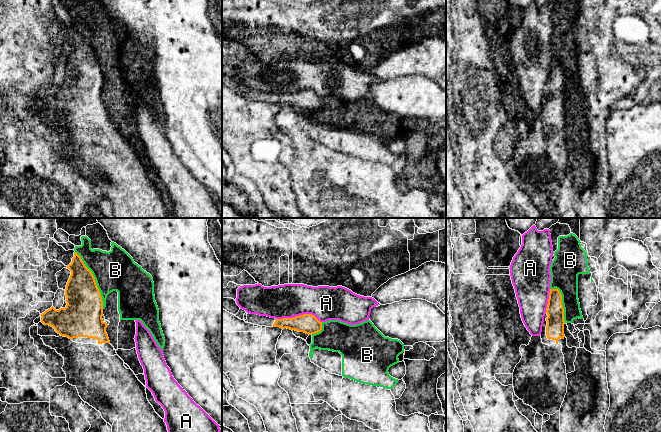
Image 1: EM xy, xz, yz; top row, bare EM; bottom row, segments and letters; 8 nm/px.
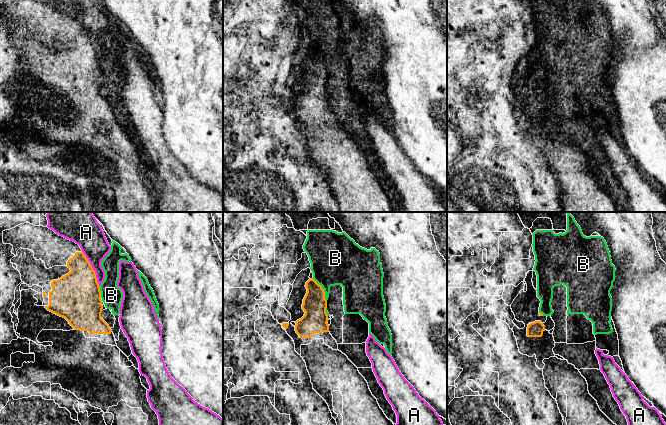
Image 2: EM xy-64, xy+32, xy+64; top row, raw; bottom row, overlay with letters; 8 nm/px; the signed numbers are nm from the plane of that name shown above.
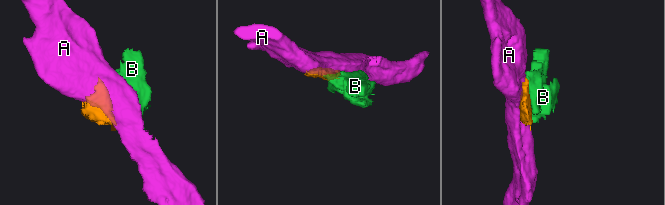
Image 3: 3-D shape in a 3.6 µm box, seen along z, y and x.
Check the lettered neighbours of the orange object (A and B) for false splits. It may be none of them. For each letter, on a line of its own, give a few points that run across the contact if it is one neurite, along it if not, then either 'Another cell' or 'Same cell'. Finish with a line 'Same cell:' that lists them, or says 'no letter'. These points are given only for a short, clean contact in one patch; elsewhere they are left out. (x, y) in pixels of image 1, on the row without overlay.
A: Another cell
B: Another cell
Same cell: no letter

